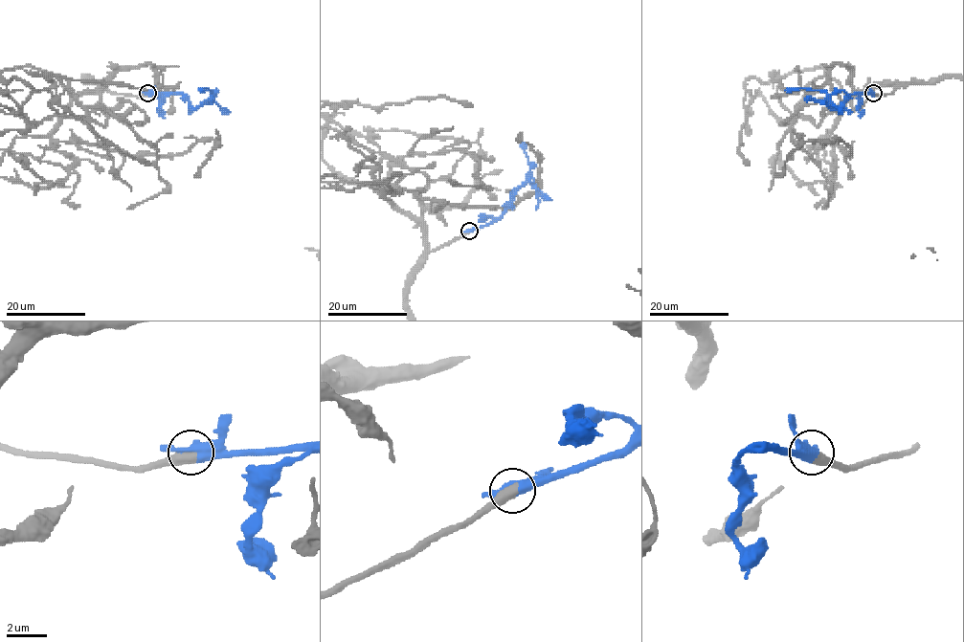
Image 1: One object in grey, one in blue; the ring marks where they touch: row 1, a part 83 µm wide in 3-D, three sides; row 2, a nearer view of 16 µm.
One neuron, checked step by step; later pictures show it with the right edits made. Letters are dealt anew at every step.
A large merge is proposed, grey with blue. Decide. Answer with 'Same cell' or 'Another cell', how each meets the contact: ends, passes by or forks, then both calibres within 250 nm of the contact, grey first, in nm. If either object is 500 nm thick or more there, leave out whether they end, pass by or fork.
Same cell. Thickness 550 nm (grey) against 480 nm

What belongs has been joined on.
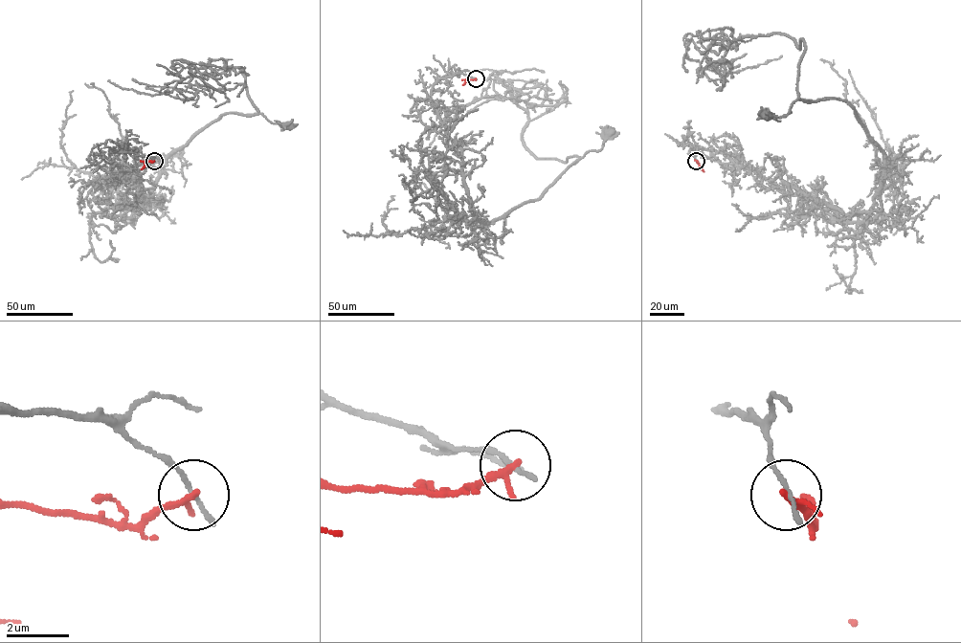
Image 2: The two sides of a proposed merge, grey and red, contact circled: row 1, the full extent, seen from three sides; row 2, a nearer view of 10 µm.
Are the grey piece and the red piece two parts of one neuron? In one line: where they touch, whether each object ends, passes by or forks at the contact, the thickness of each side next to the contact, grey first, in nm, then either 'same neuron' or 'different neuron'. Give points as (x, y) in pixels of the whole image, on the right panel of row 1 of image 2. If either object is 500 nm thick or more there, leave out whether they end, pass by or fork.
(696, 161) | grey ends | red passes by | 150/170 nm | different neuron

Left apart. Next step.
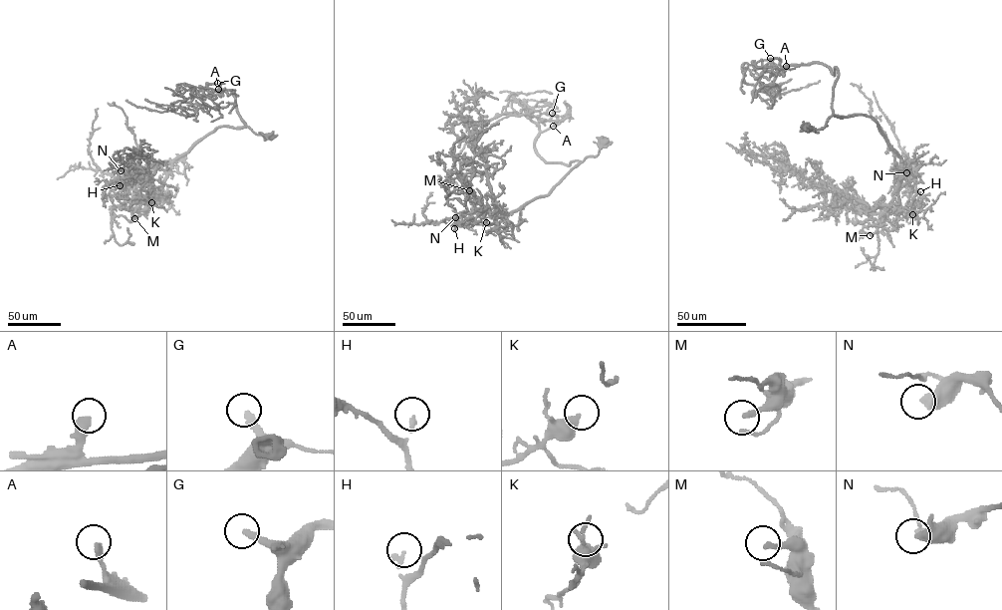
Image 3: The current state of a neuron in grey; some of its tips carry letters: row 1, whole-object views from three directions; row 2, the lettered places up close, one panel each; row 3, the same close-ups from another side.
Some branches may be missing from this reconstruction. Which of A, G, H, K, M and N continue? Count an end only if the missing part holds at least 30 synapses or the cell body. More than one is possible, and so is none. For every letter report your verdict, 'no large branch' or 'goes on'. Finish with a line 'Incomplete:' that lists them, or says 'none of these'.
A: no large branch
G: goes on
H: no large branch
K: no large branch
M: no large branch
N: no large branch
Incomplete: G

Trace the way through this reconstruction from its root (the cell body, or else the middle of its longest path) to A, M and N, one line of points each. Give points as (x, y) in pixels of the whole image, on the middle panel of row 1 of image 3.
A: (603, 142), (598, 154), (581, 161), (569, 165), (546, 162), (535, 148), (535, 139), (553, 126)
M: (603, 142), (598, 154), (581, 161), (548, 194), (536, 197), (509, 213), (490, 212), (469, 190)
N: (603, 142), (598, 154), (581, 161), (548, 194), (536, 197), (502, 216), (473, 211), (455, 217)

